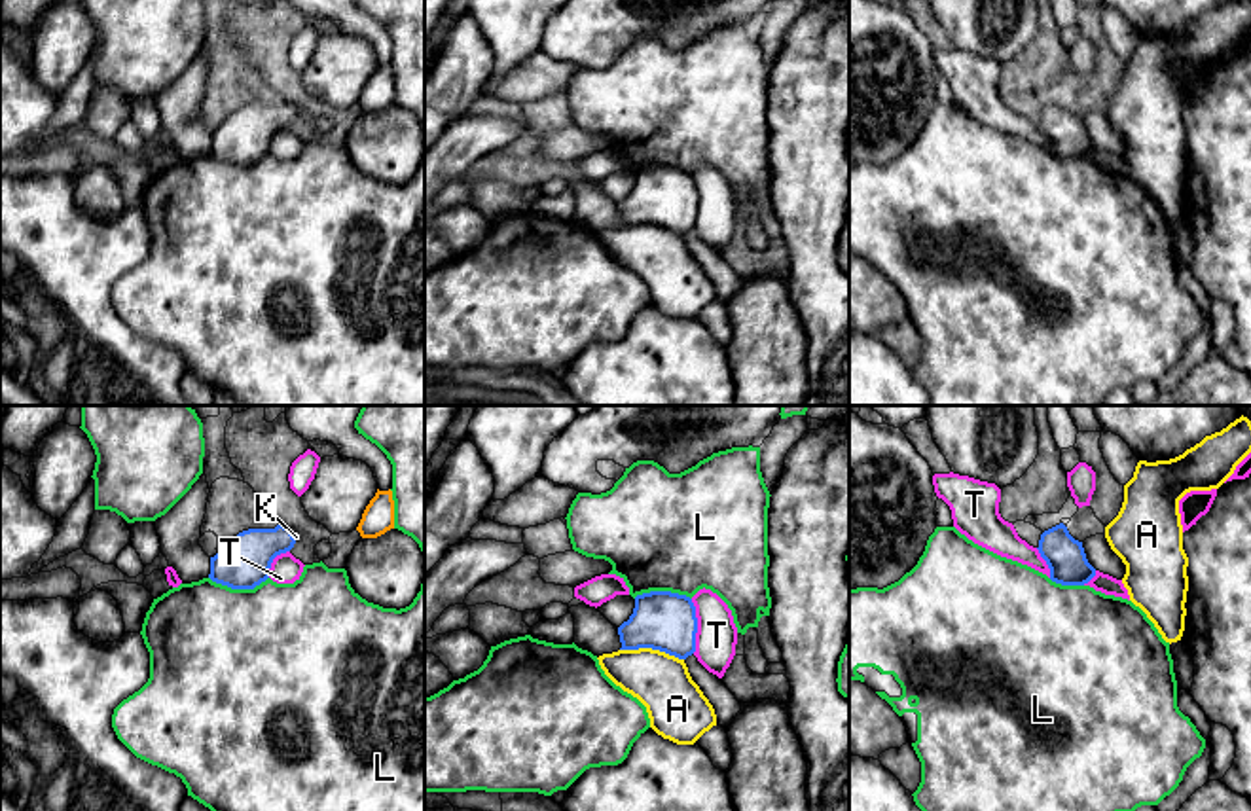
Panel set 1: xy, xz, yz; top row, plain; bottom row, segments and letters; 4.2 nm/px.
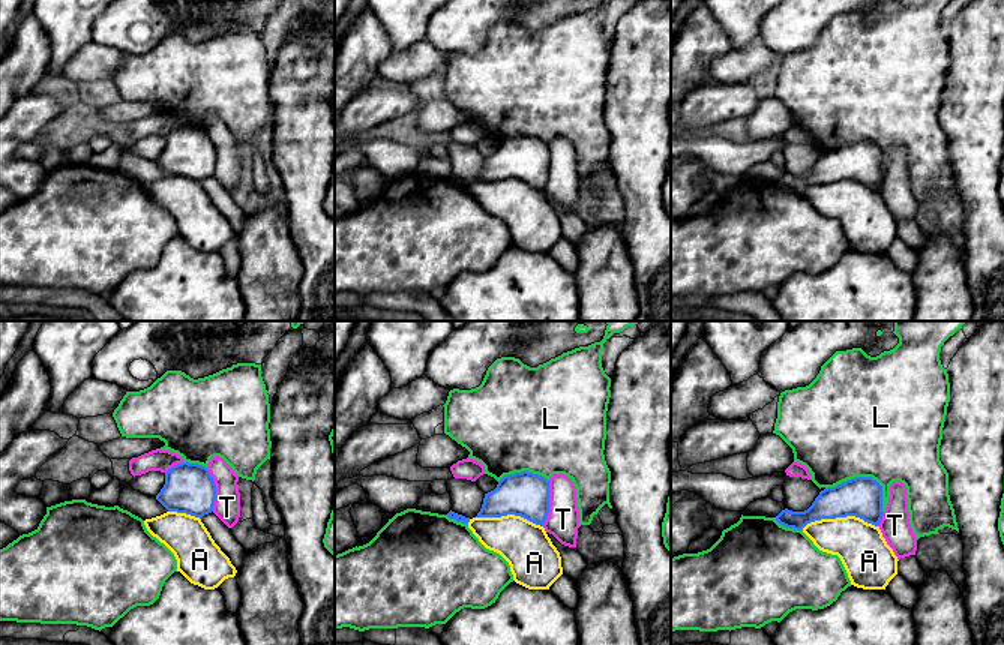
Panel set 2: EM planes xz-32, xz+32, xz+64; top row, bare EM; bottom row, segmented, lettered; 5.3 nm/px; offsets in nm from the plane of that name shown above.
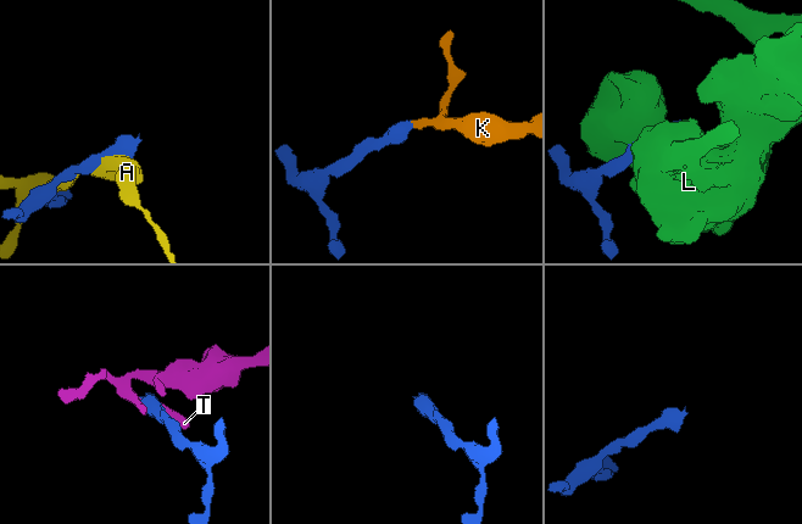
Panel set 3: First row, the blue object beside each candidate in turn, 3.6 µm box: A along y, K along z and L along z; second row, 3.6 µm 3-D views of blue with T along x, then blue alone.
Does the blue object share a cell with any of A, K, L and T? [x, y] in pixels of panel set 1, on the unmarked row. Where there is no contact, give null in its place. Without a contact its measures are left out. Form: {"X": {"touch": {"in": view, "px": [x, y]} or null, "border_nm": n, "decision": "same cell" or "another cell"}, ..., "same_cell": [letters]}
{"A": {"touch": {"in": "xz", "px": [652, 224]}, "border_nm": 280, "decision": "another cell"}, "K": {"touch": {"in": "xy", "px": [292, 112]}, "border_nm": 40, "decision": "same cell"}, "L": {"touch": {"in": "xy", "px": [239, 163]}, "border_nm": 260, "decision": "another cell"}, "T": {"touch": {"in": "xz", "px": [696, 201]}, "border_nm": 240, "decision": "another cell"}, "same_cell": ["K"]}

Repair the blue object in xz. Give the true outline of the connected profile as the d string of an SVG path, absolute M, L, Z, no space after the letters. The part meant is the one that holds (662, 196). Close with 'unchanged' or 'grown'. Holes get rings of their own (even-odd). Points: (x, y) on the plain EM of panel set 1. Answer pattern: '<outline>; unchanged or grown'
M650 167L635 172L635 184L618 203L620 225L652 224L686 235L696 227L698 193L690 172Z; unchanged

